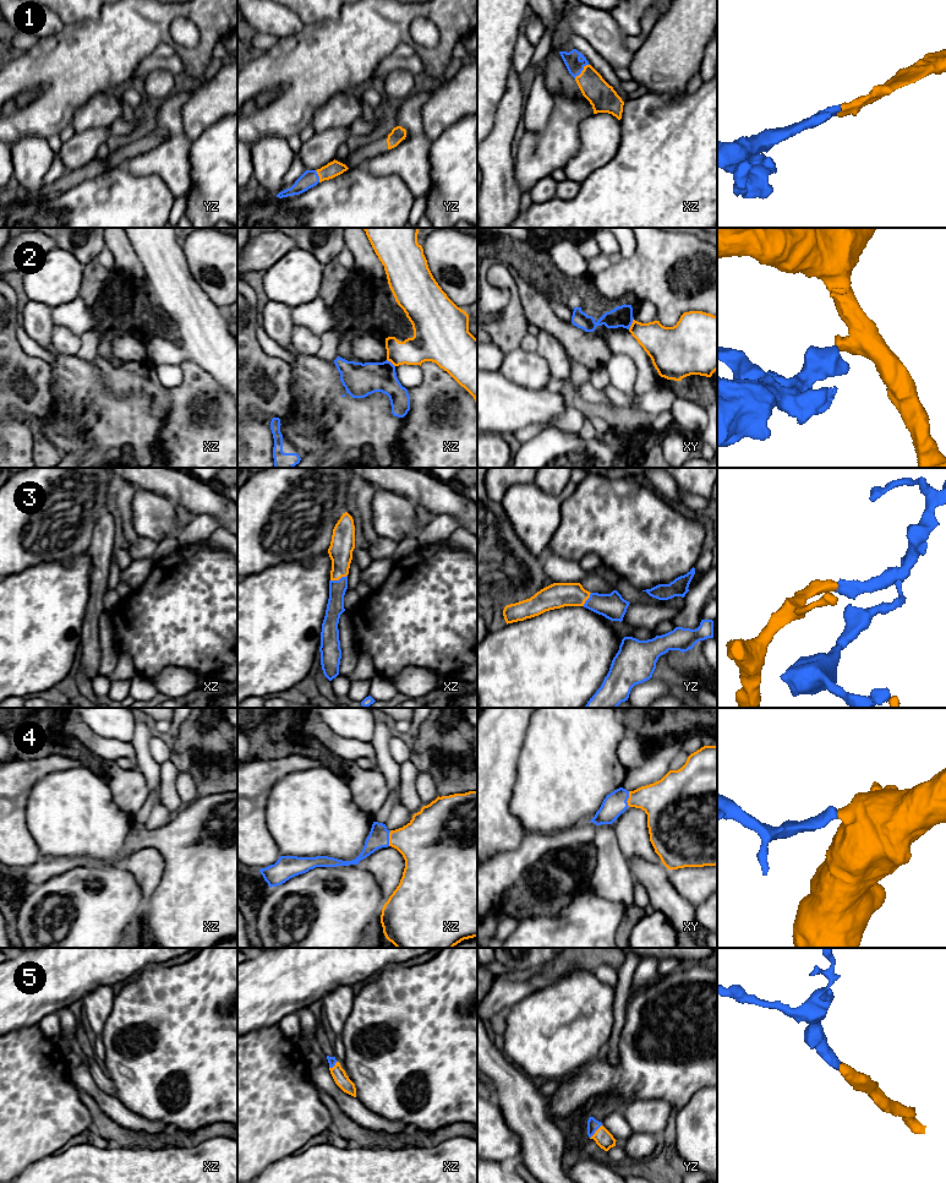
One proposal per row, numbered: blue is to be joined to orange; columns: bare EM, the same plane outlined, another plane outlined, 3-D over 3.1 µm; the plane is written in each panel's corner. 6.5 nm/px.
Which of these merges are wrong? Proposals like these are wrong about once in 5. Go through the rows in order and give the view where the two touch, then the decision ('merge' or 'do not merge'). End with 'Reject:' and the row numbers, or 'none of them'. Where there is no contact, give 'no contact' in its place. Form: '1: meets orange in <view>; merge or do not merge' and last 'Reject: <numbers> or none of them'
1: meets orange in xz; merge
2: meets orange in xy; do not merge
3: meets orange in xz; merge
4: meets orange in xz; merge
5: meets orange in yz; merge
Reject: 2

